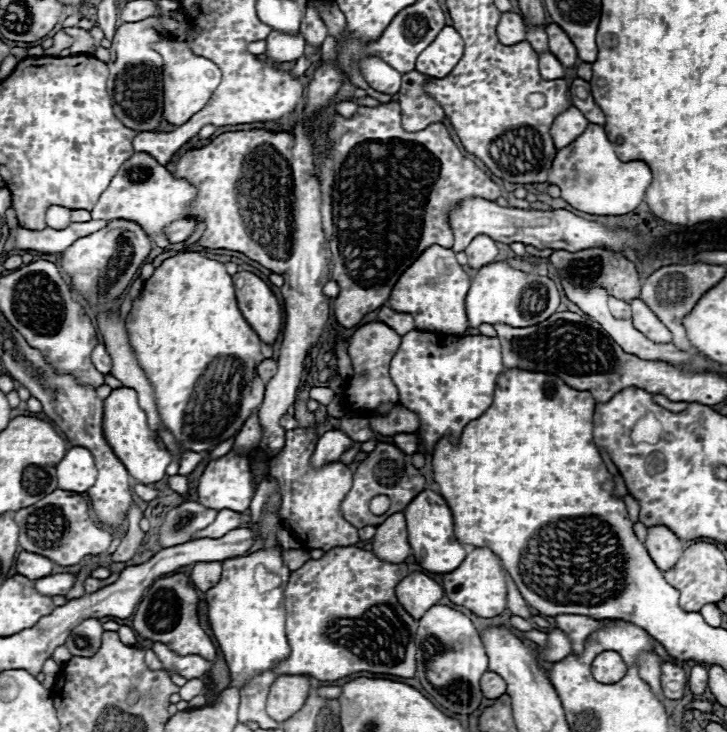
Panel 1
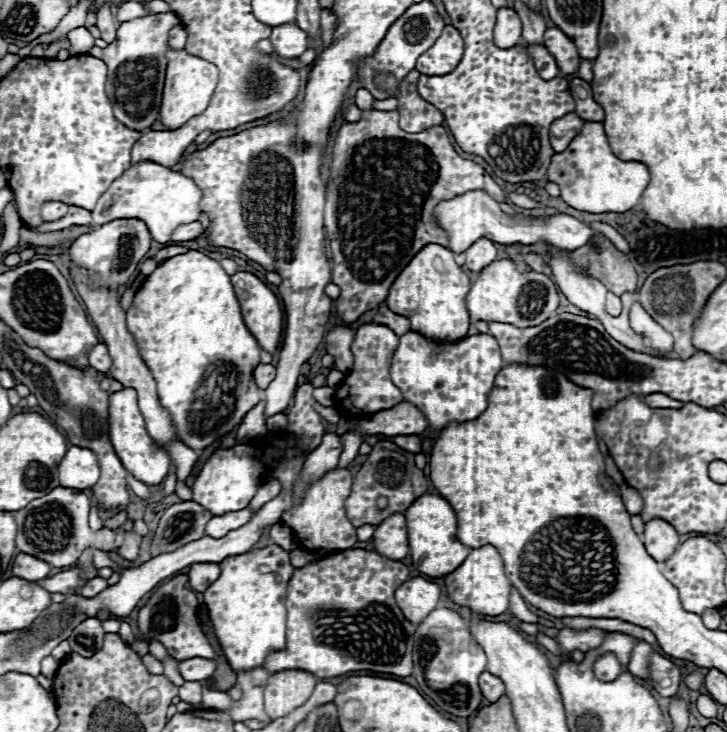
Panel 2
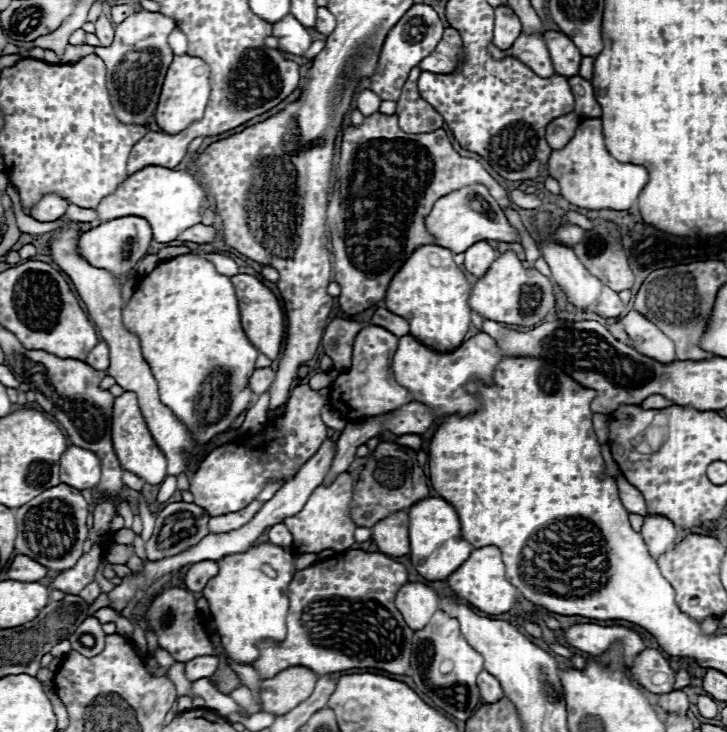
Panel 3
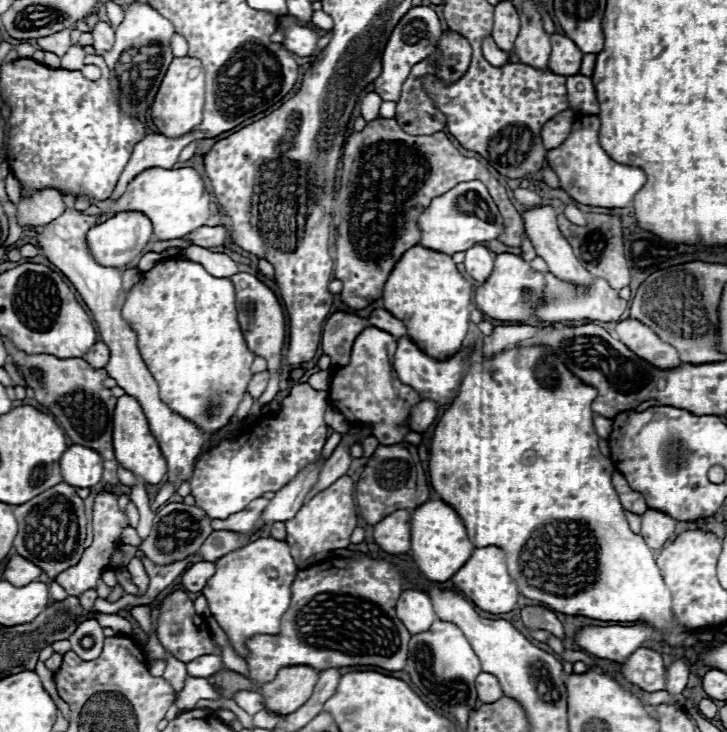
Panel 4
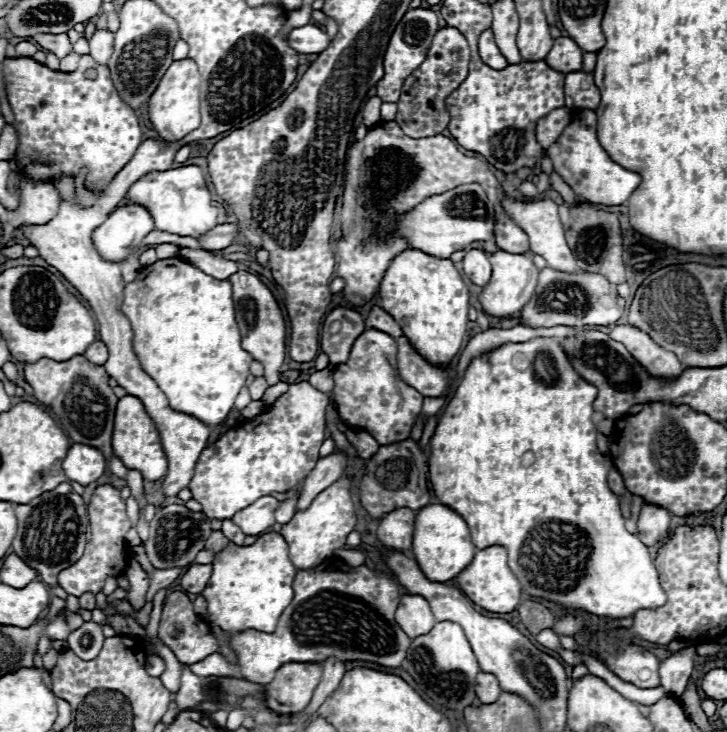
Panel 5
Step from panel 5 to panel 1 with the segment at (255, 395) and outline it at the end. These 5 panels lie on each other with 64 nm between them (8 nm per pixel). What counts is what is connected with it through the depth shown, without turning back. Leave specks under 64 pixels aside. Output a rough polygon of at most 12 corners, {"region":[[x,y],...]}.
{"region":[[272,358],[258,364],[260,380],[264,384],[276,374],[276,362]]}

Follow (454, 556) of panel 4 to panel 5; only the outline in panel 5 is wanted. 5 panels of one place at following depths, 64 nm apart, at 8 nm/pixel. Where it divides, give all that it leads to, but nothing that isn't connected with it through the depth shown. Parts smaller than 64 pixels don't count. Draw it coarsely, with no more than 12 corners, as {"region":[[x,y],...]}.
{"region":[[444,504],[416,514],[412,554],[426,578],[448,582],[476,548]]}

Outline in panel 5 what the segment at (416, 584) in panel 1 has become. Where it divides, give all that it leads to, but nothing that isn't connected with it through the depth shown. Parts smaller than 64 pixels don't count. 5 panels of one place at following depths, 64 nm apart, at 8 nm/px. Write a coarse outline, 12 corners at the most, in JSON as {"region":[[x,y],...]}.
{"region":[[406,594],[396,610],[408,638],[428,634],[436,624],[422,596]]}

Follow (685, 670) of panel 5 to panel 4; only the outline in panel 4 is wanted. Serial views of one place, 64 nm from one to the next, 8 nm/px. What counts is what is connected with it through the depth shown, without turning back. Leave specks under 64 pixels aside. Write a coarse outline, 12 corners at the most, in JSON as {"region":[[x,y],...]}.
{"region":[[681,659],[666,667],[666,690],[682,694],[690,667]]}

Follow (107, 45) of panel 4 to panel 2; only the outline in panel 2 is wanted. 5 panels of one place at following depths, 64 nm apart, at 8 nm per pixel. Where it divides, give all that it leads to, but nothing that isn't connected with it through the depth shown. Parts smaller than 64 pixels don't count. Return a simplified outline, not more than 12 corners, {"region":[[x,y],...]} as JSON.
{"region":[[108,4],[98,10],[98,30],[104,42],[114,42],[118,22]]}

